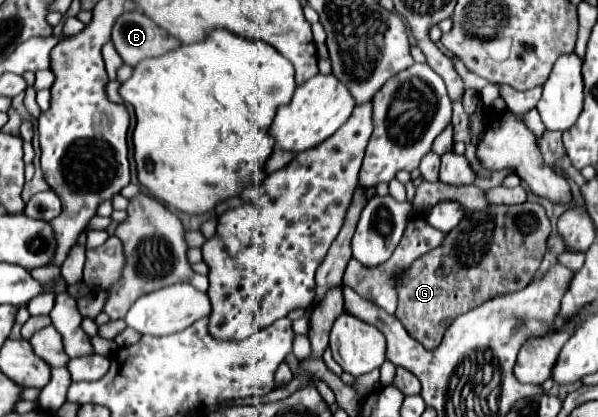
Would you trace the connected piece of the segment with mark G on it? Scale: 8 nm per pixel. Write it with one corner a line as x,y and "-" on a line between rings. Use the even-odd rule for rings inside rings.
423,181
415,191
413,207
429,209
445,199
465,205
469,215
451,229
443,247
429,251
411,265
411,271
399,283
399,307
395,311
407,333
425,349
435,349
441,343
443,331
455,317
483,305
487,299
527,287
543,261
545,241
551,233
551,223
539,203
489,205
475,185
453,187

